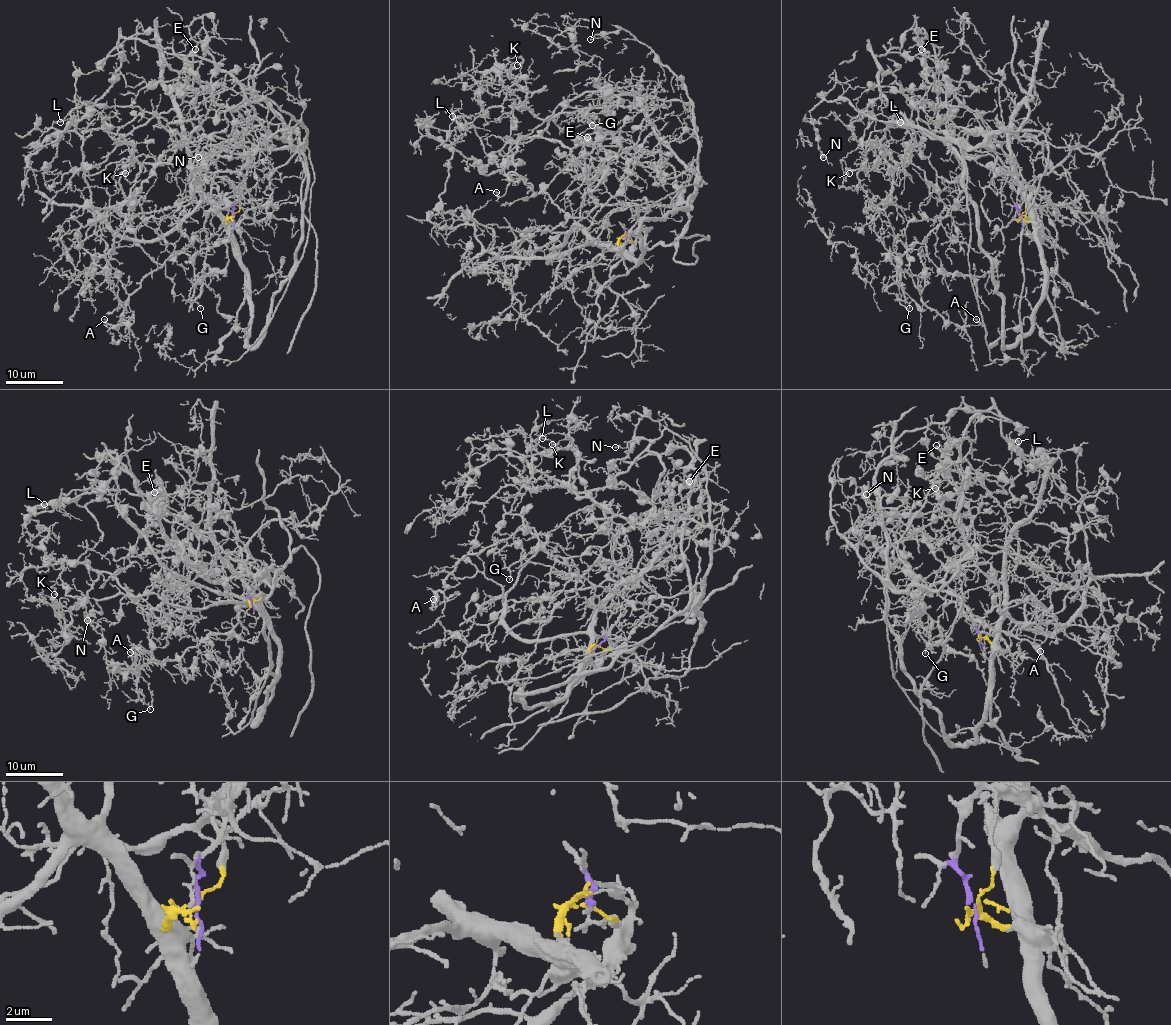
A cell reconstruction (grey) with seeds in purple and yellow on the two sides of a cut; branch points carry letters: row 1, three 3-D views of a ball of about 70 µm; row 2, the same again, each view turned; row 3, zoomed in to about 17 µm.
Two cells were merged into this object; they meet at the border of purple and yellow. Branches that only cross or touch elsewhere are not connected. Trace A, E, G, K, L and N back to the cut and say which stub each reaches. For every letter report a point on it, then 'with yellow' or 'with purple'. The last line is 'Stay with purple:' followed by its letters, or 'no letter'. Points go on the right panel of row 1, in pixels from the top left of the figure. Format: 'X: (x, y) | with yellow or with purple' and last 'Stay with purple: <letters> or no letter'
A: (976, 319) | with purple
E: (921, 49) | with purple
G: (909, 308) | with purple
K: (849, 173) | with purple
L: (900, 122) | with purple
N: (823, 157) | with purple
Stay with purple: A, E, G, K, L, N

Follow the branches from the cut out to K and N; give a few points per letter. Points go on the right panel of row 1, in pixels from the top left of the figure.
K: (1020, 215), (1020, 182), (994, 151), (905, 125), (881, 143), (889, 172), (902, 164), (862, 142), (849, 174)
N: (1020, 215), (1020, 182), (990, 148), (871, 119), (848, 100), (822, 100), (810, 113), (823, 156)

